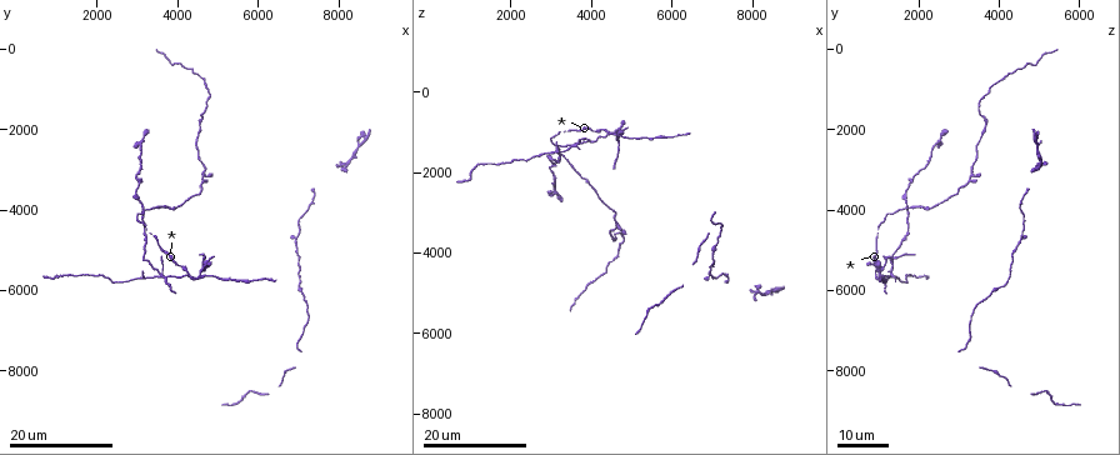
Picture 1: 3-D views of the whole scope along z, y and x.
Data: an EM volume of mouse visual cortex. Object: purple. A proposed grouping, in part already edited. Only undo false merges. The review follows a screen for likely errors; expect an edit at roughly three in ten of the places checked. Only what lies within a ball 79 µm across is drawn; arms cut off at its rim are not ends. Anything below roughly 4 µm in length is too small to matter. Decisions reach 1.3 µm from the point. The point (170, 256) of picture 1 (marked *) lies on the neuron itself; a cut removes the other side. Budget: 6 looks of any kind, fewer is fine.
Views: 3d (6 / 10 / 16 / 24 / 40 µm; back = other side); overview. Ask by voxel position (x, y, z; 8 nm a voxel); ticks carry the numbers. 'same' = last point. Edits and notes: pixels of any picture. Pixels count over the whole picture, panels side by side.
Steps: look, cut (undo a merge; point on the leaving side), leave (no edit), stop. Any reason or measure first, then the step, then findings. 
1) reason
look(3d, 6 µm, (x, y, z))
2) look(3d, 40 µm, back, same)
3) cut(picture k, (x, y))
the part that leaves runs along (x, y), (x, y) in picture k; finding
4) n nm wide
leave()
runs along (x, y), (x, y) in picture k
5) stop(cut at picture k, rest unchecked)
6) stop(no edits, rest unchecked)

three-way junction
look(3d, 16 µm, (4700, 3150, 3350))

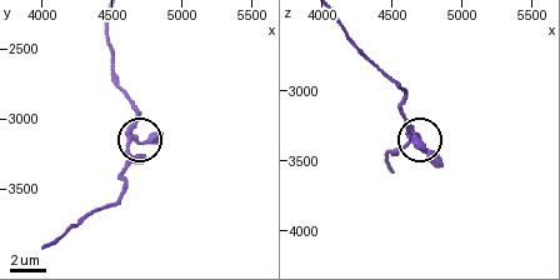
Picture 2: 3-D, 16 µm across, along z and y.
look(3d, 10 µm, same)

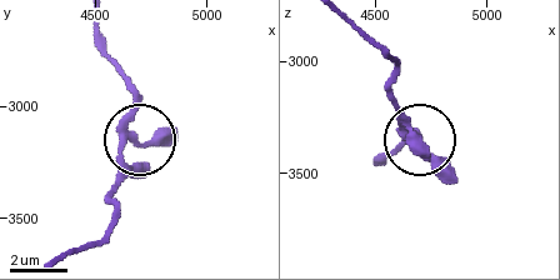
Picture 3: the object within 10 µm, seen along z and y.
look(3d, 6 µm, same)

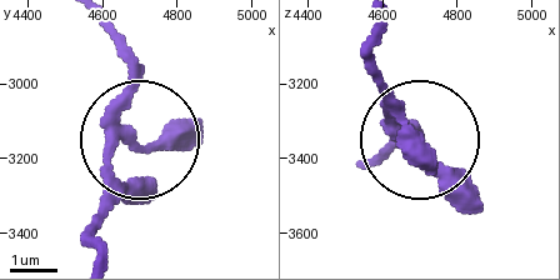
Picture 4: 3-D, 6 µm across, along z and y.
230 nm wide
leave()
runs along (96, 254), (109, 158), (133, 123), (133, 63), (113, 26) in picture 4; one neuron here

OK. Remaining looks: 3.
thin neck
look(3d, 24 µm, (4600, 1950, 3650))

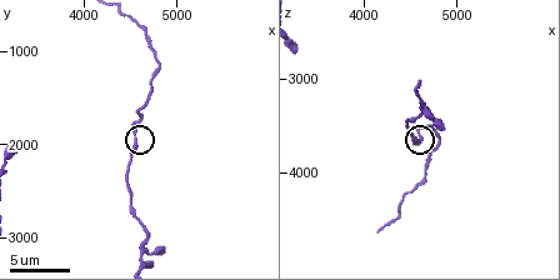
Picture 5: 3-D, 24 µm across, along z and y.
look(3d, 10 µm, same)

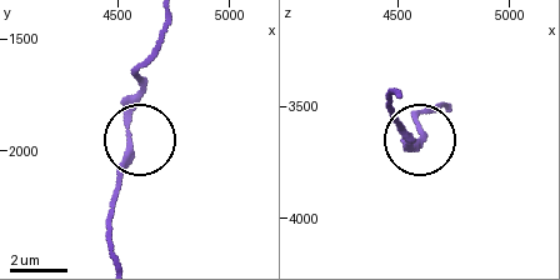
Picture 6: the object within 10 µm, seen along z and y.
220 nm wide
leave()
runs along (403, 95), (388, 98), (409, 145), (424, 138) in picture 6; all the same neuron

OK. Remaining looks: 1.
stop(no edits, rest unchecked)

